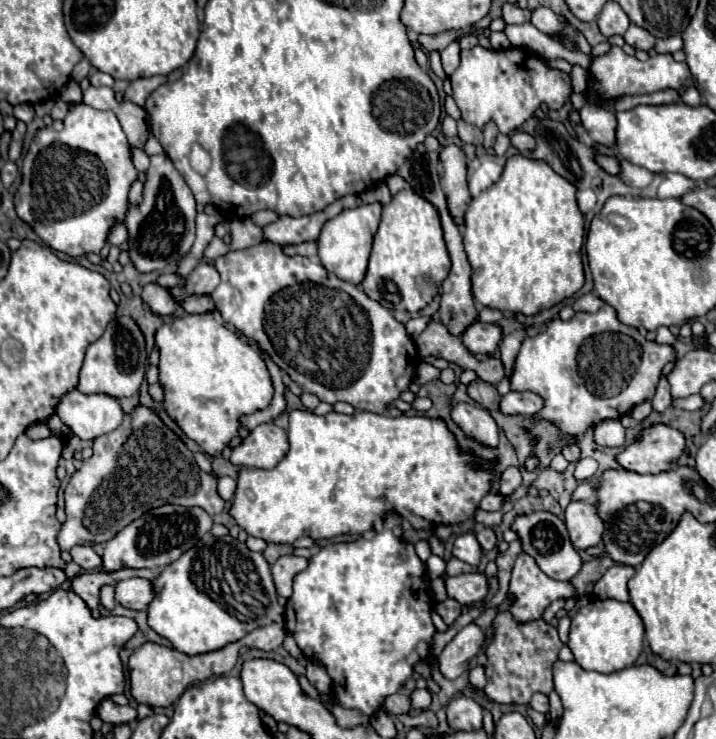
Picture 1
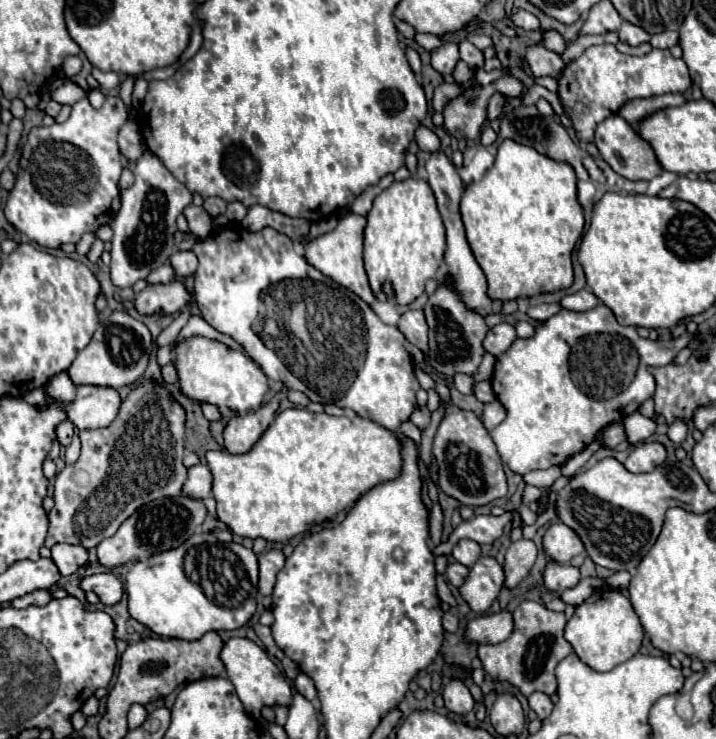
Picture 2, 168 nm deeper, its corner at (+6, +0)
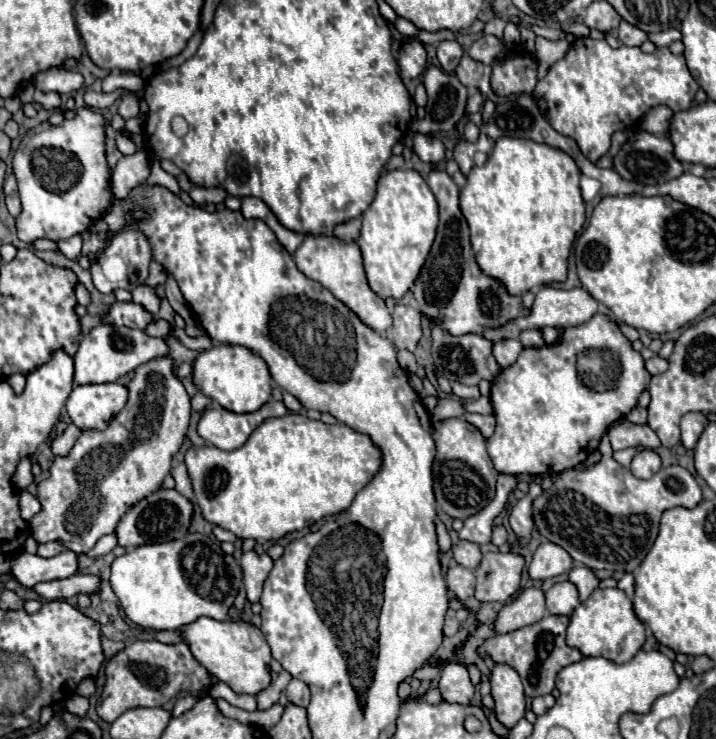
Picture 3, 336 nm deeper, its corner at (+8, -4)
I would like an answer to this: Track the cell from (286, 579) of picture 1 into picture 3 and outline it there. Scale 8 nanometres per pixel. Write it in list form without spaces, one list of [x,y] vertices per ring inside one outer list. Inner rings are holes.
[[[244,552],[240,558],[240,568],[244,572],[244,586],[246,586],[246,598],[248,602],[258,602],[262,594],[262,584],[272,570],[272,558],[268,554],[256,554],[256,552]]]

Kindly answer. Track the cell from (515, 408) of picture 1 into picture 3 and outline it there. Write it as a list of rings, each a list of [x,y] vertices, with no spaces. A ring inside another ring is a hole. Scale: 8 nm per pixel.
[[[466,412],[464,418],[470,424],[474,424],[482,432],[484,438],[490,438],[492,436],[492,432],[494,432],[494,416],[482,416],[482,414],[470,414],[470,412]]]

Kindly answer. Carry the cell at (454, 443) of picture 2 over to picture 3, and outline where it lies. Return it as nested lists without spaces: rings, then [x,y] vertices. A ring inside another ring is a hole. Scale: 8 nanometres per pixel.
[[[448,418],[442,420],[434,426],[434,442],[436,442],[436,460],[434,460],[434,494],[436,494],[436,502],[438,506],[450,516],[450,518],[460,518],[466,520],[468,516],[474,516],[476,512],[480,512],[494,496],[496,492],[496,478],[498,472],[486,452],[486,440],[480,434],[480,430],[476,426],[472,426],[470,422],[466,422],[464,418]]]

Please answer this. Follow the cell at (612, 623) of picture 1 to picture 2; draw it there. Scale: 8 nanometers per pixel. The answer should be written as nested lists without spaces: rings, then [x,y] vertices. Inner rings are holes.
[[[596,590],[586,602],[576,606],[574,616],[568,620],[564,638],[572,644],[576,656],[590,664],[596,672],[608,672],[610,668],[630,660],[640,650],[644,630],[630,604],[630,600],[618,590]]]

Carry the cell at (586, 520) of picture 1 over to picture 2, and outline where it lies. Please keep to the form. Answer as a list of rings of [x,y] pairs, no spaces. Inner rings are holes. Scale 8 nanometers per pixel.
[[[558,520],[550,524],[550,528],[544,534],[544,550],[550,560],[566,564],[576,554],[584,554],[584,544],[582,540],[578,540],[578,534],[572,528],[566,528],[566,524]]]

